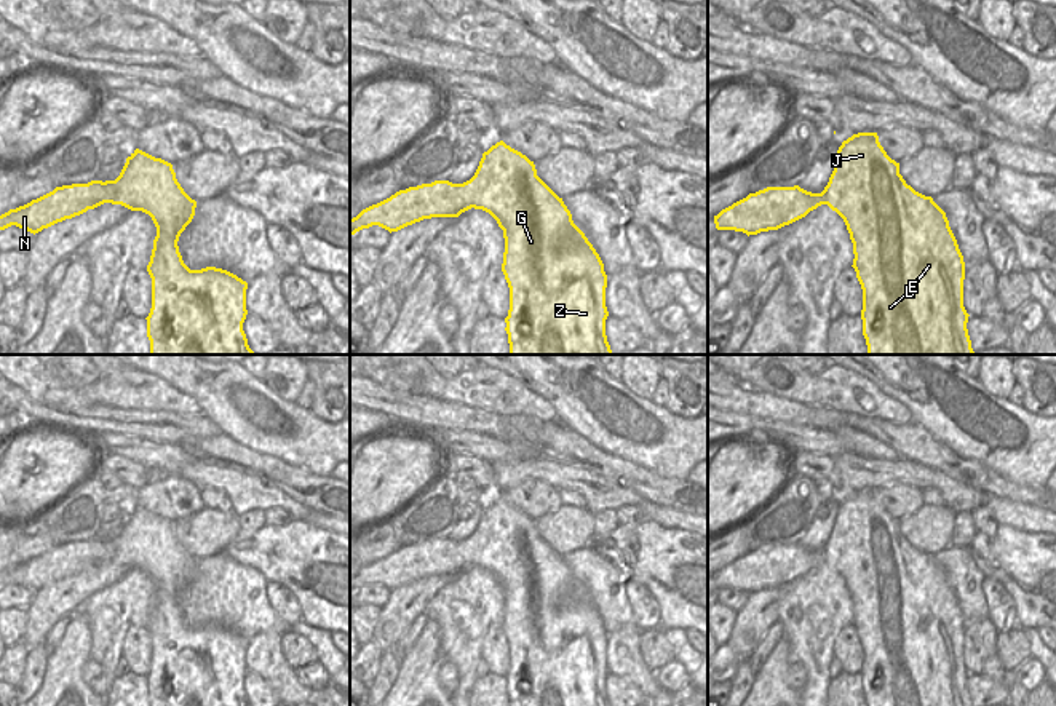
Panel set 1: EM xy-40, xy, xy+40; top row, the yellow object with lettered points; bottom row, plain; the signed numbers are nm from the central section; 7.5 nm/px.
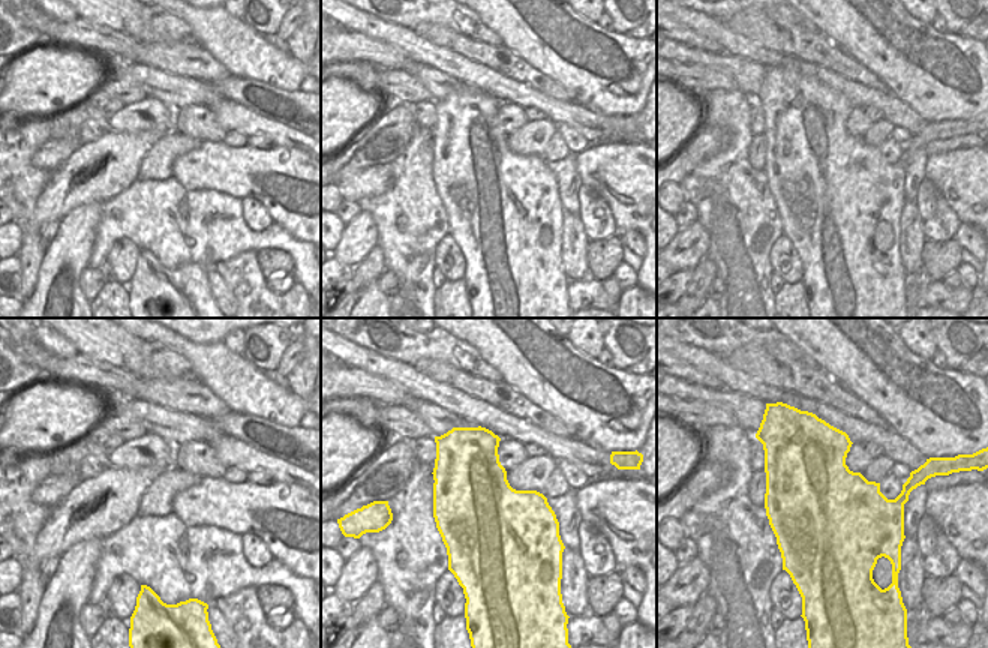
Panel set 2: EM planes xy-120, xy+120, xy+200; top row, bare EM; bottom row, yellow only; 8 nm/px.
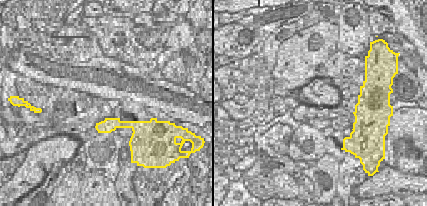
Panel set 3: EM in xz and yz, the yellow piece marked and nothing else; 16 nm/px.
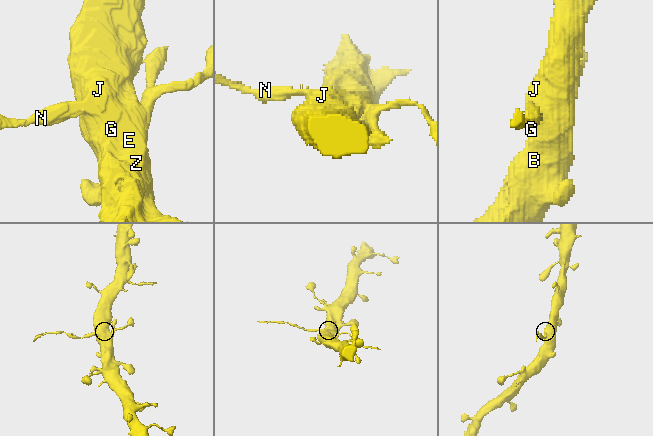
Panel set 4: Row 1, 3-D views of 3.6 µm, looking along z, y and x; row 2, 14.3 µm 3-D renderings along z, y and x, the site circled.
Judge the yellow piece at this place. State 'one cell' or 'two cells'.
two cells

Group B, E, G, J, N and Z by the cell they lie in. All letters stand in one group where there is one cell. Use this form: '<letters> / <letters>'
B E G J Z / N

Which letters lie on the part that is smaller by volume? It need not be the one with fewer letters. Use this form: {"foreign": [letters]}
{"foreign": ["N"]}

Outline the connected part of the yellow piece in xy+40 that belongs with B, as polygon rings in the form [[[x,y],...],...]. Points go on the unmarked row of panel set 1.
[[[858,490],[842,500],[826,562],[844,577],[853,601],[867,706],[971,706],[963,664],[965,620],[946,570],[906,541],[877,490]]]

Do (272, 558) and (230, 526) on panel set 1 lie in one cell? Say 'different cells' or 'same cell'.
different cells

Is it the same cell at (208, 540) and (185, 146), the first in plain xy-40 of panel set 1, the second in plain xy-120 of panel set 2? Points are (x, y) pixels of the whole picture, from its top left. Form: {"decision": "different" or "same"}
{"decision": "same"}

